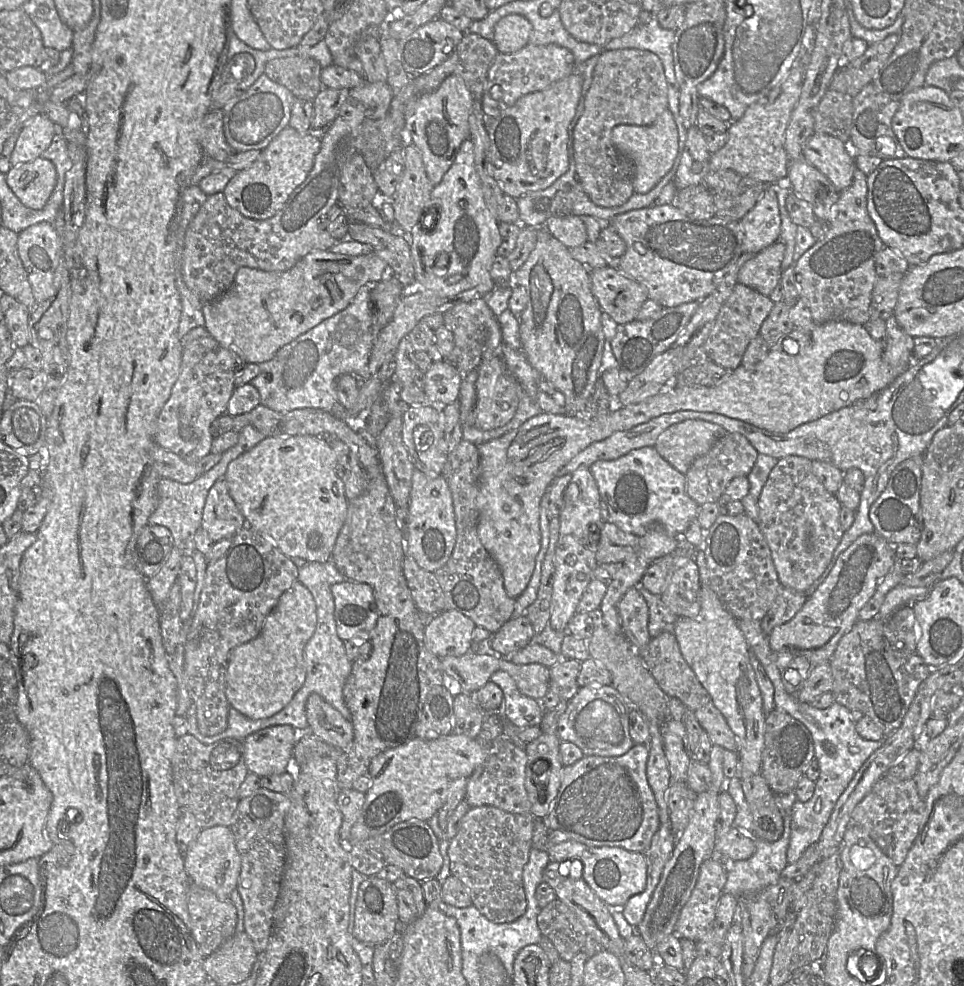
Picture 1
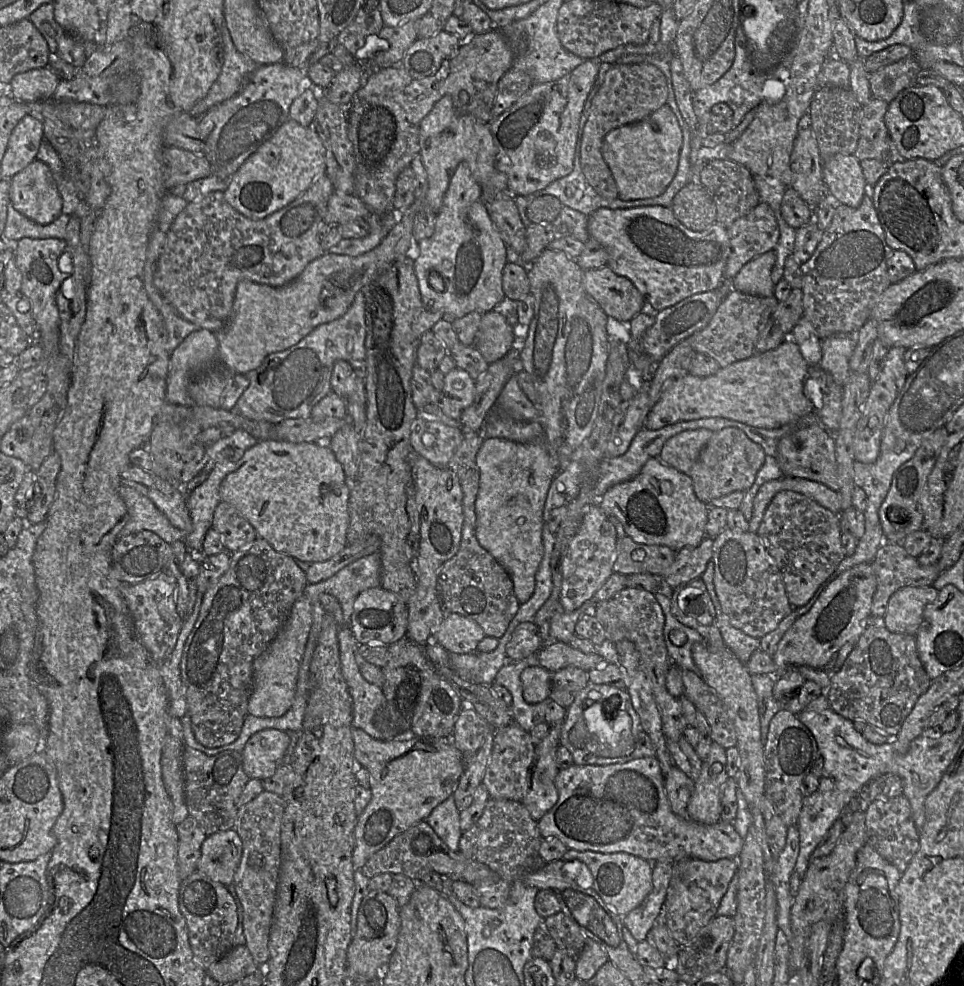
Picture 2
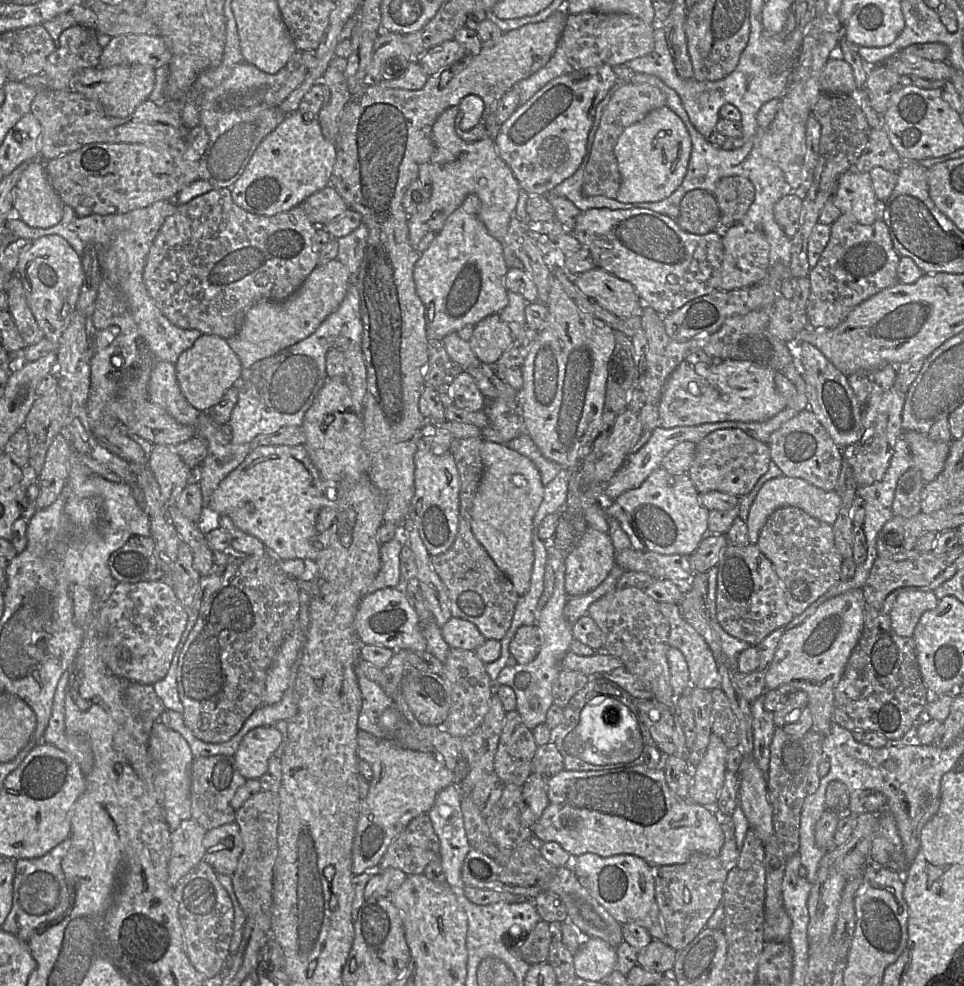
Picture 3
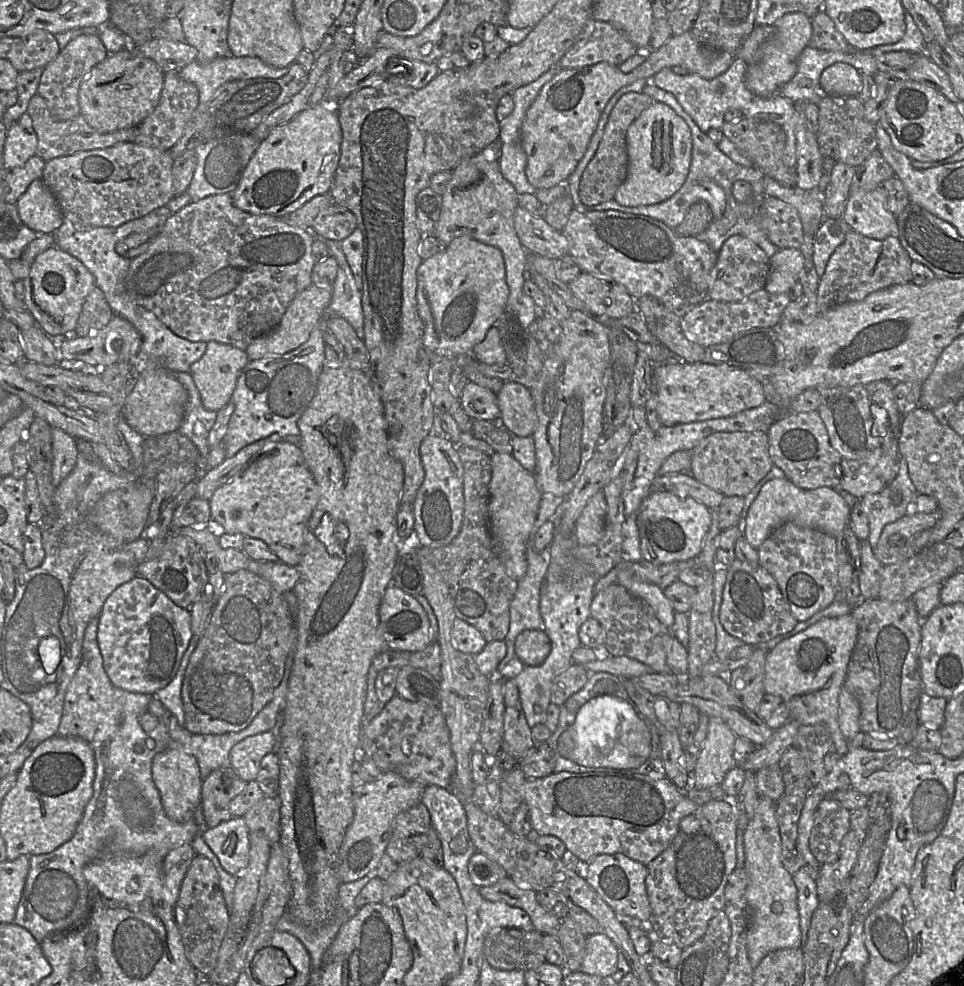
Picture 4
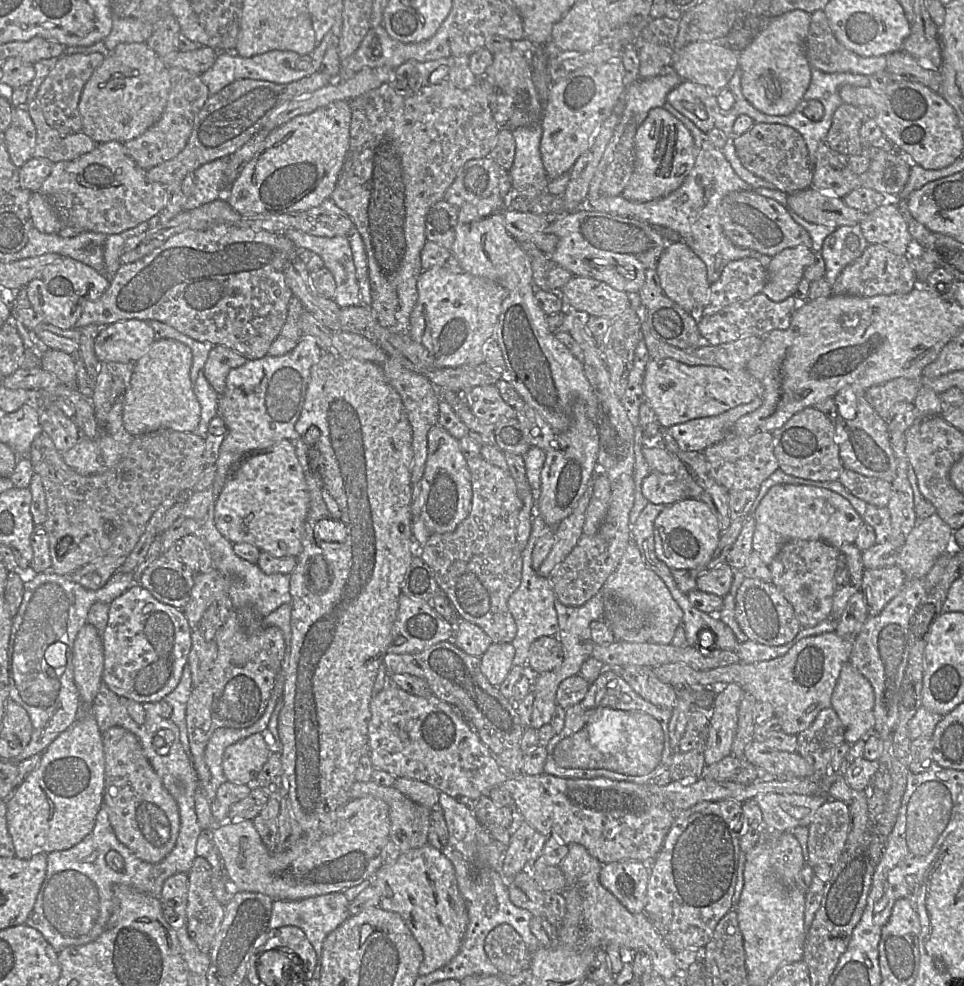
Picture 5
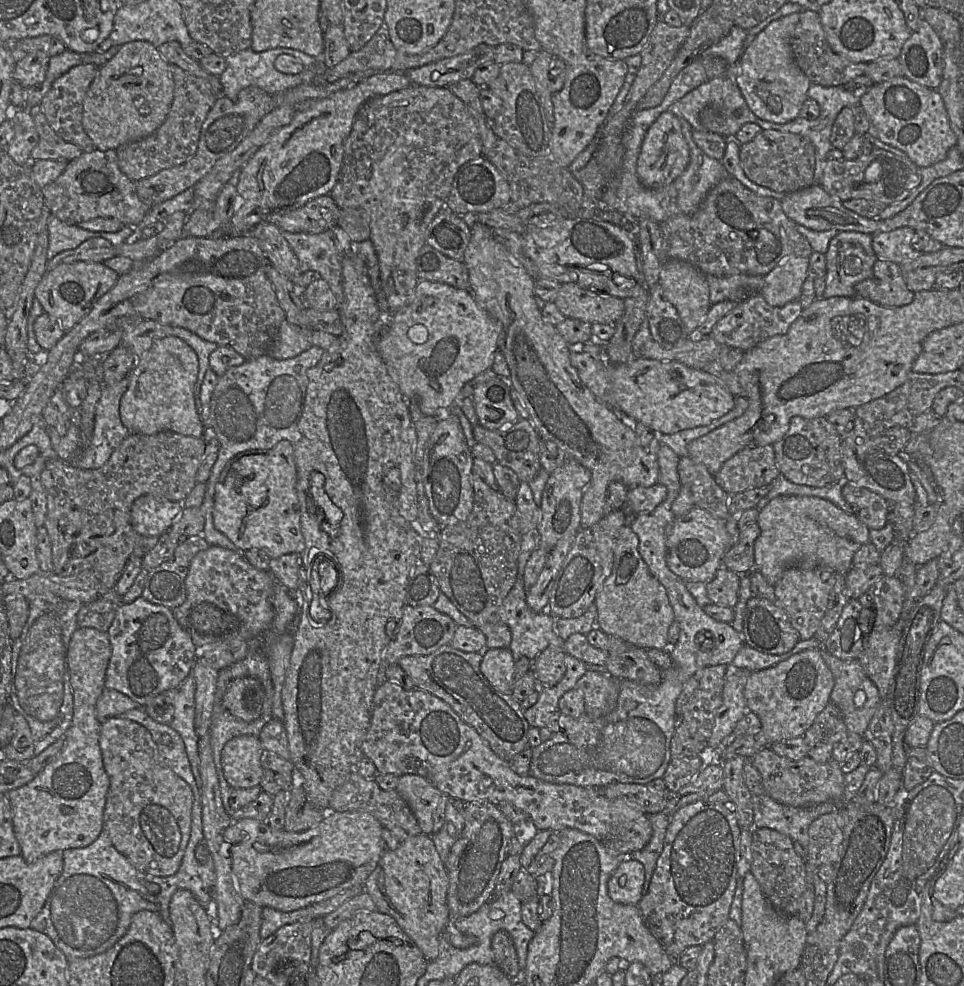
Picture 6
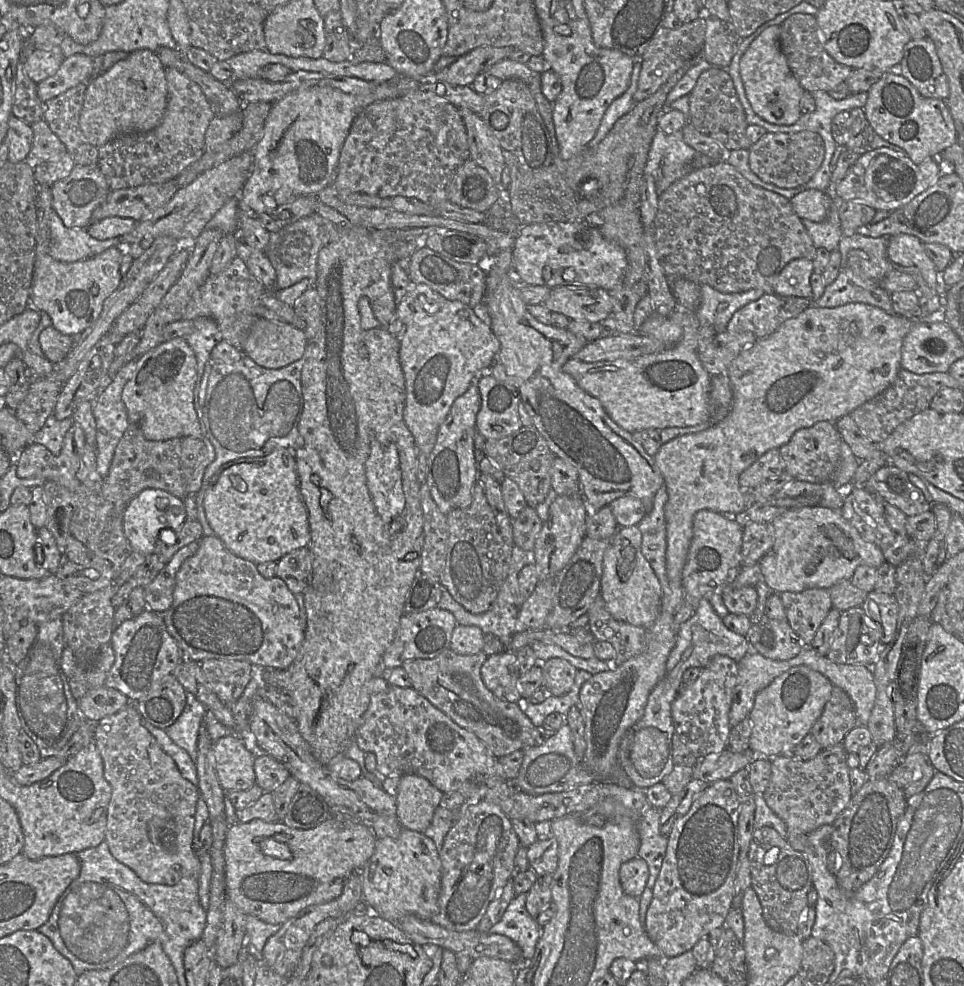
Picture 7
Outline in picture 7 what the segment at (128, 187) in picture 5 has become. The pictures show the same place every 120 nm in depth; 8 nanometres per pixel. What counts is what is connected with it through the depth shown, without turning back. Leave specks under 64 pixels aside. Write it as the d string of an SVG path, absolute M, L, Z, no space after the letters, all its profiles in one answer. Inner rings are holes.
M76 164L68 177L51 187L52 207L68 228L86 229L93 211L111 191L98 165Z

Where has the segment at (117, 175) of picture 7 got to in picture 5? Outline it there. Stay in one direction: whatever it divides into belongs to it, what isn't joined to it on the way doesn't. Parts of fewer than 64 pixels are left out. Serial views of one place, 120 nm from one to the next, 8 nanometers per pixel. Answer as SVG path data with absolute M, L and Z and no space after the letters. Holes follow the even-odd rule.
M171 67L169 76L171 89L167 105L160 119L141 136L124 143L127 155L146 171L173 159L185 148L195 119L210 97L208 87L202 82L199 75L185 69Z

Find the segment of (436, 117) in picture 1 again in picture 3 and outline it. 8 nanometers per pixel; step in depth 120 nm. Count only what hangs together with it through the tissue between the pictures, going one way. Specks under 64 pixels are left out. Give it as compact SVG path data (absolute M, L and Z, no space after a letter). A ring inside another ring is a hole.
M449 107L433 124L432 139L435 148L429 160L432 190L427 204L408 217L409 242L411 246L416 247L426 233L438 233L466 196L475 194L480 200L477 216L488 233L502 244L505 263L508 268L512 268L517 257L505 243L505 236L509 222L515 215L520 186L509 166L499 156L493 138L465 142L457 135L454 122L457 112L458 107Z

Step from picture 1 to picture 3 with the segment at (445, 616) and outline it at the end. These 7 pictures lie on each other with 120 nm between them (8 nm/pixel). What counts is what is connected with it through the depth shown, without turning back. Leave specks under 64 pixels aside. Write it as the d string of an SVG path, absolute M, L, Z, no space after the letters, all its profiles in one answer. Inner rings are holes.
M453 616L441 628L441 633L449 647L456 649L475 651L486 641L473 623Z

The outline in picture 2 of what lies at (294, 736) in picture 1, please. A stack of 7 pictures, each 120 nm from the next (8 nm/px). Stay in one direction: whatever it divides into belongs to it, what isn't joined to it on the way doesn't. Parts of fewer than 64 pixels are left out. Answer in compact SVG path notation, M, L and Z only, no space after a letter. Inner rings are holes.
M264 729L250 736L241 751L243 770L248 778L263 781L273 776L289 744L289 733L277 729Z

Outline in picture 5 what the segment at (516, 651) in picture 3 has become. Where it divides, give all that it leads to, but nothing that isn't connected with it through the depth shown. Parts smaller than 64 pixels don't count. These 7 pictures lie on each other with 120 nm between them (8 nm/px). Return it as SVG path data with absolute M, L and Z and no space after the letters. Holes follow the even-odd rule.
M542 636L529 648L527 665L536 673L553 671L563 662L563 649L557 636Z

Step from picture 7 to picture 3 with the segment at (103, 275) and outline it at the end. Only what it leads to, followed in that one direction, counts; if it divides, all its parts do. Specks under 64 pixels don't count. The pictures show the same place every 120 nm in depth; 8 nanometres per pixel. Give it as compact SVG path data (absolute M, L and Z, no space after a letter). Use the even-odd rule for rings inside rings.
M49 235L30 241L21 251L16 268L27 303L42 329L45 338L59 343L70 314L77 309L81 288L85 281L82 259L60 236Z

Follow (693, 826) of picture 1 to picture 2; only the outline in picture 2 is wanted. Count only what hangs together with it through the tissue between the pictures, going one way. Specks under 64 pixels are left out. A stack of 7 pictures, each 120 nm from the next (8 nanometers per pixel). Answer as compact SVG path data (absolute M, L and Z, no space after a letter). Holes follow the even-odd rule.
M713 742L688 803L689 819L705 825L720 821L721 790L728 779L726 761L726 749Z

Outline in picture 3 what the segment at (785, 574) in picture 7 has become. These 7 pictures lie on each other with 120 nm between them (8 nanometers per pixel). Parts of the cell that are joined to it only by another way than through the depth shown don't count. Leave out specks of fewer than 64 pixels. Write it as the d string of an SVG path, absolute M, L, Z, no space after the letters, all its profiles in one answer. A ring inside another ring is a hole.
M782 475L780 477L769 479L763 484L753 500L749 510L748 519L746 520L750 543L757 544L761 529L765 525L769 516L778 508L786 506L798 507L808 515L833 525L838 518L841 507L841 498L835 490L825 491L801 478Z

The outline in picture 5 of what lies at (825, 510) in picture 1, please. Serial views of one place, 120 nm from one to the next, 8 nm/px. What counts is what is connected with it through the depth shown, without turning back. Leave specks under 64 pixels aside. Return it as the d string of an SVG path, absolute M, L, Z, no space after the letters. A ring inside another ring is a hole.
M793 539L785 543L768 566L772 583L792 606L802 628L816 626L830 617L838 549L821 540Z

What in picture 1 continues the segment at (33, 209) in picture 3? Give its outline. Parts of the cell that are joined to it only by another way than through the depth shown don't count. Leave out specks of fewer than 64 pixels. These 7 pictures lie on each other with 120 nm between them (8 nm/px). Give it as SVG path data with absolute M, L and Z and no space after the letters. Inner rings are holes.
M42 157L11 167L5 176L21 203L35 210L44 208L57 183L55 165Z

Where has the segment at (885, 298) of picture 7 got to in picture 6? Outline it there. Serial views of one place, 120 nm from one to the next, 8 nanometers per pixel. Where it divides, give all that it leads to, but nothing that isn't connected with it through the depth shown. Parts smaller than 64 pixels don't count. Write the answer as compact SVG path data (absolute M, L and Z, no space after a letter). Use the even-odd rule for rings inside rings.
M840 231L830 240L825 253L826 288L822 298L856 296L855 285L873 275L873 266L878 257L872 247L872 235L855 231Z

